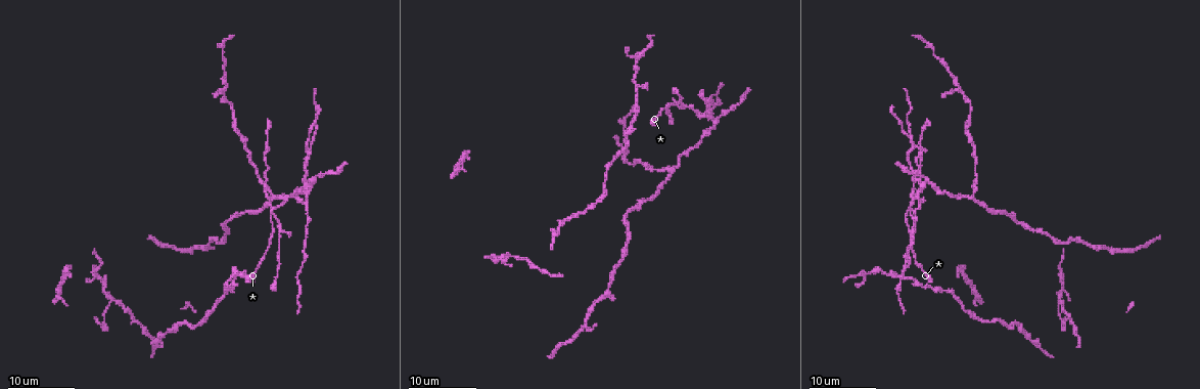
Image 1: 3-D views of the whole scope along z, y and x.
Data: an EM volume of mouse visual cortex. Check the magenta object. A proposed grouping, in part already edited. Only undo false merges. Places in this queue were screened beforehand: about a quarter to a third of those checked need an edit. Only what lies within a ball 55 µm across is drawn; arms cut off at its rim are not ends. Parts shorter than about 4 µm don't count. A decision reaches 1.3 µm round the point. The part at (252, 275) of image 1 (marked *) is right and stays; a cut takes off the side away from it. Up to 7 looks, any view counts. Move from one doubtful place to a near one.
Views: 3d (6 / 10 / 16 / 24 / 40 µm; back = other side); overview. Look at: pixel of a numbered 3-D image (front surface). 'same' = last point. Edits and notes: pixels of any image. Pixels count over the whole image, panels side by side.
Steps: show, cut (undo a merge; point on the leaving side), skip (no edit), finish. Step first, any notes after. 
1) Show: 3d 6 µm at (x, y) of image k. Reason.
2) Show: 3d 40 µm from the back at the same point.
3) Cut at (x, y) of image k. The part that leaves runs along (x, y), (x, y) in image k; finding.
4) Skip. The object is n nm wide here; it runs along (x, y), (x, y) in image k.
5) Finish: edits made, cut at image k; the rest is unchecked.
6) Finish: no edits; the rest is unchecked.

Show: 3d 24 µm at (923, 185) of image 1. Four or more arms meet.

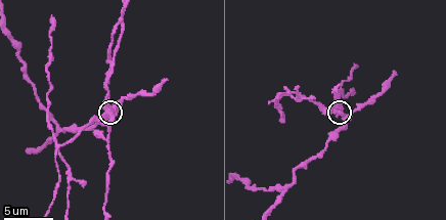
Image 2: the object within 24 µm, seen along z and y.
Show: 3d 6 µm at (339, 111) of image 2.

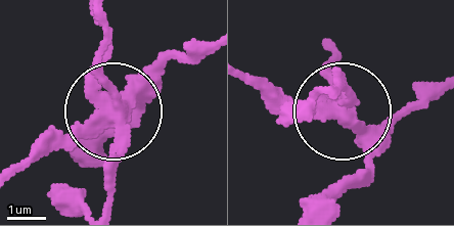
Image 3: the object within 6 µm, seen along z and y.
Cut at (100, 62) of image 3. The part that leaves runs along (112, 107), (112, 201) in image 3; two cells meet here.

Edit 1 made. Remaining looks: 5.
Show: overview.

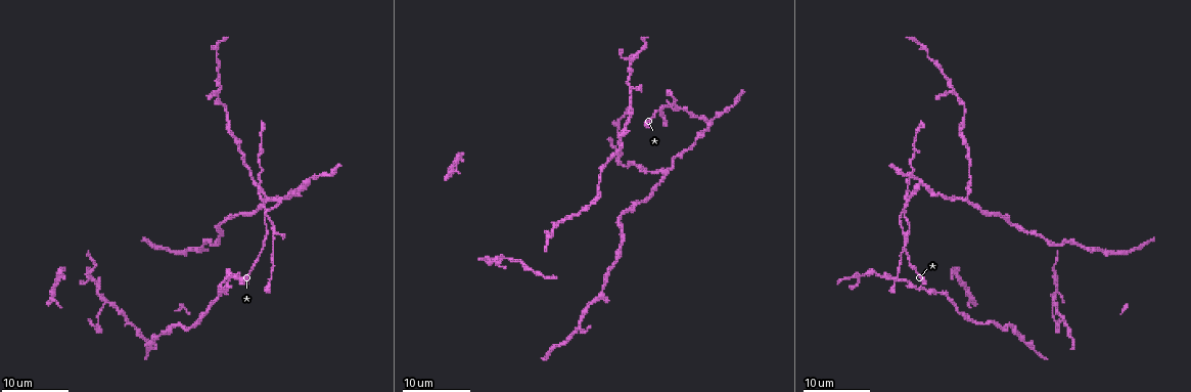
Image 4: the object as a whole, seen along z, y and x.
Show: 3d 16 µm at (631, 113) of image 4. Side arm on a straight run.

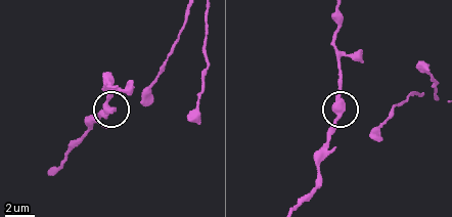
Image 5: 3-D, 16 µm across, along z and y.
Show: 3d 10 µm at (339, 114) of image 5.

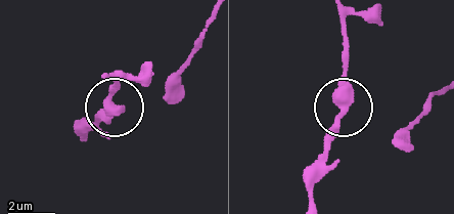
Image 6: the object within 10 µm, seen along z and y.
Skip. 3 arms meet here; one cell here.

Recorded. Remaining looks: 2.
Show: 3d 16 µm at (938, 292) of image 4. Thin neck.

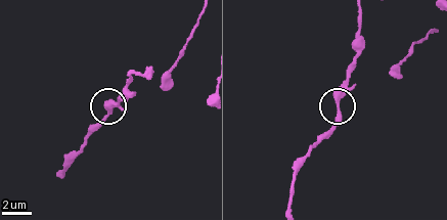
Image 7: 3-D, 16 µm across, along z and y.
Show: 3d 10 µm at (339, 107) of image 7.

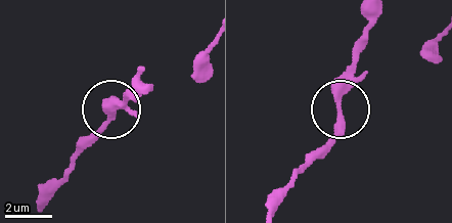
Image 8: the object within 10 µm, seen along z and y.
Skip. One cell here.

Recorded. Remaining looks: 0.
Finish: edits made, cut at image 3; the rest is unchecked.

